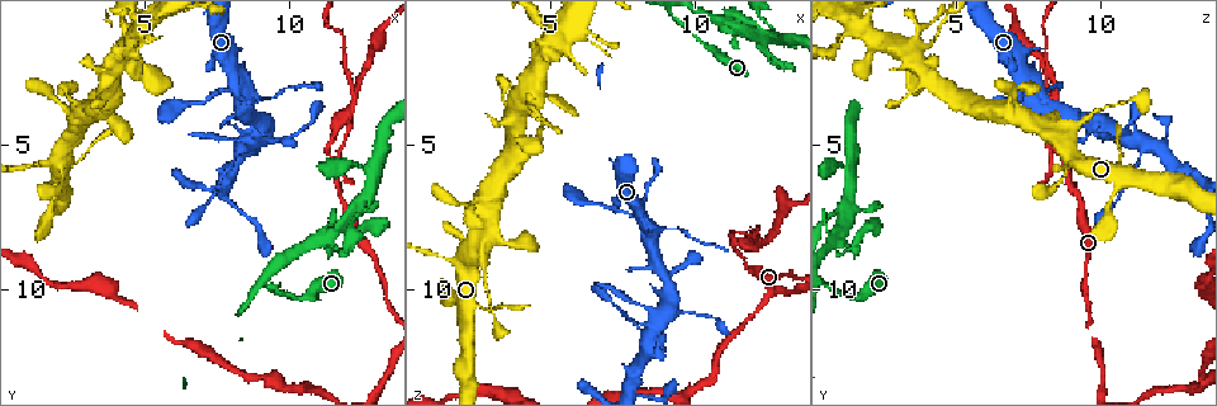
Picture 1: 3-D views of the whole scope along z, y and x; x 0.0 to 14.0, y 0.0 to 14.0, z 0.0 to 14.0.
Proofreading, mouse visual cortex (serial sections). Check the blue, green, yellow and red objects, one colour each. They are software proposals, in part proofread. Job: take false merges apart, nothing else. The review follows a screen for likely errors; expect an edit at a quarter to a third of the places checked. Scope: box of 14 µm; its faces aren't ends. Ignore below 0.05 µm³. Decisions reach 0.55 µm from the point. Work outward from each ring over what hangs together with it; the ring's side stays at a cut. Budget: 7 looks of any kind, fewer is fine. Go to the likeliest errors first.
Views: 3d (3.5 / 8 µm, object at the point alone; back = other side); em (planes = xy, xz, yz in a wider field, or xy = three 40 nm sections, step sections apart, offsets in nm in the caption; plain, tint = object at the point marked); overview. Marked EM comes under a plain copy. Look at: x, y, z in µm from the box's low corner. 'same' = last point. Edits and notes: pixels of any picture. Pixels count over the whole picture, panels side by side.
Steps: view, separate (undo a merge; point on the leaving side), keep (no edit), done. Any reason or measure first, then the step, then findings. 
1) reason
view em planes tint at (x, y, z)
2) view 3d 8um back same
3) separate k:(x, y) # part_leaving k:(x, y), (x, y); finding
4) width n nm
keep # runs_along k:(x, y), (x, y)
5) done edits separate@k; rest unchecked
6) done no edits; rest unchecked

view 3d 3.5um at (12.1, 3.8, 8.5)

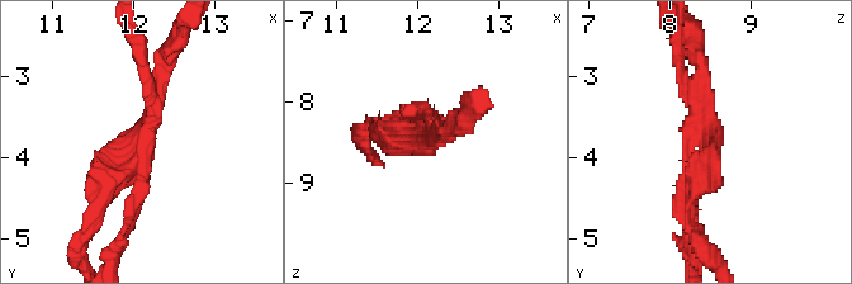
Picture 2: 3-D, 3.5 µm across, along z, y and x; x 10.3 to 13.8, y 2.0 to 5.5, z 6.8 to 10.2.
arms 4; arm_widths 150, 200, 200, 250 nm
view em xy step 3 tint at (12.10, 3.75, 8.55)

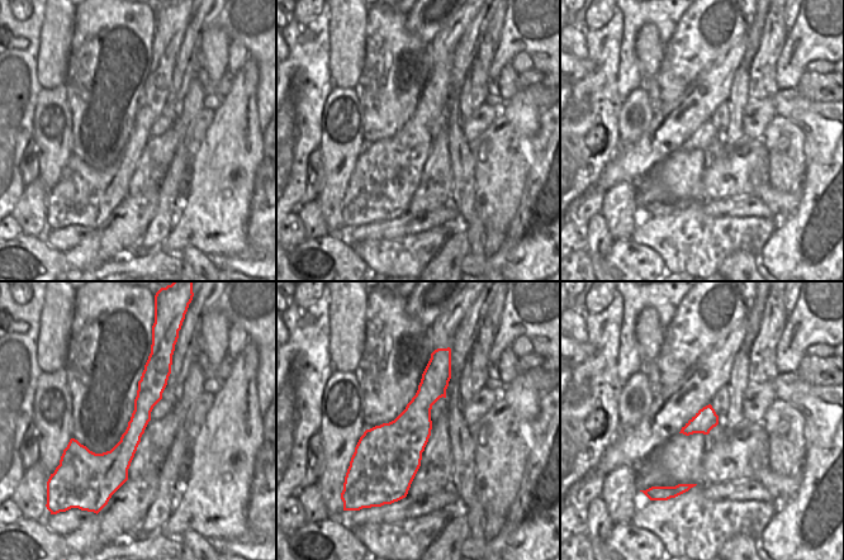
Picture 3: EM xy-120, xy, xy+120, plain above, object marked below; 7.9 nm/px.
width 400 nm
separate 2:(140, 39) # part_leaving 2:(147, 135), (132, 221), (119, 247); a second cell is stuck on

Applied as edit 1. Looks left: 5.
see it whole again
view overview

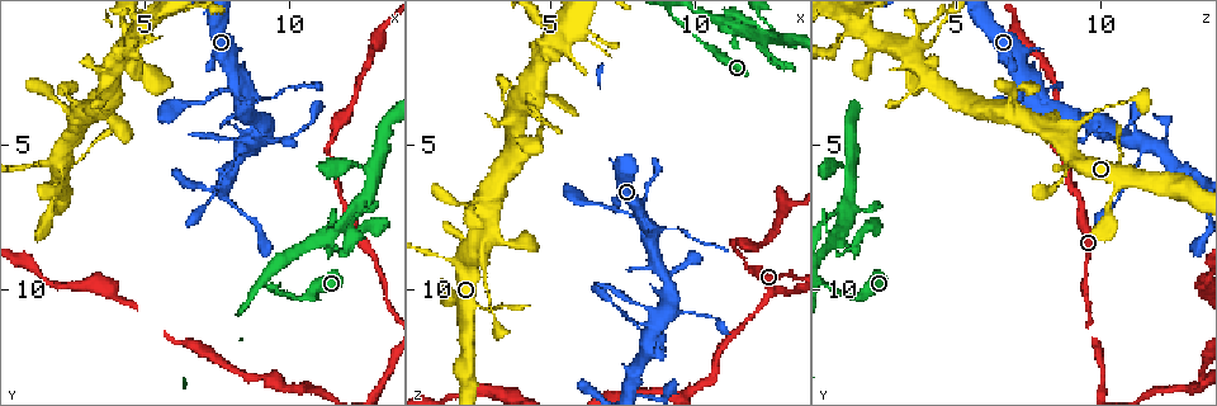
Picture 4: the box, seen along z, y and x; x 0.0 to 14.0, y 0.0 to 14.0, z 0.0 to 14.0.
arms run side by side
view 3d 3.5um at (12.6, 6.9, 1.2)

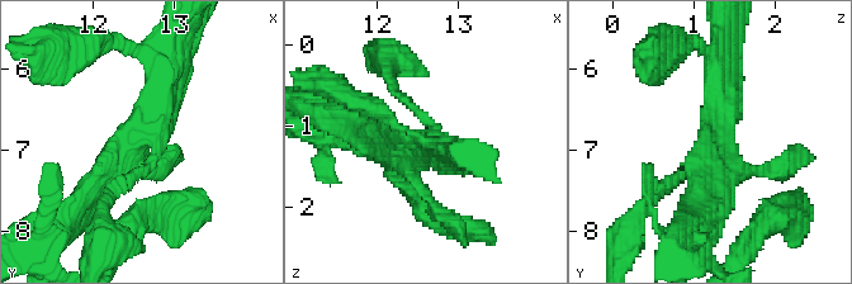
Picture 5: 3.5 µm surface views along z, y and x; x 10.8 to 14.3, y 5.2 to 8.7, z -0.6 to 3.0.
arms 3; arm_widths 100, 300, 350 nm; now the EM
view em xy step 5 tint at (12.65, 6.85, 1.30)

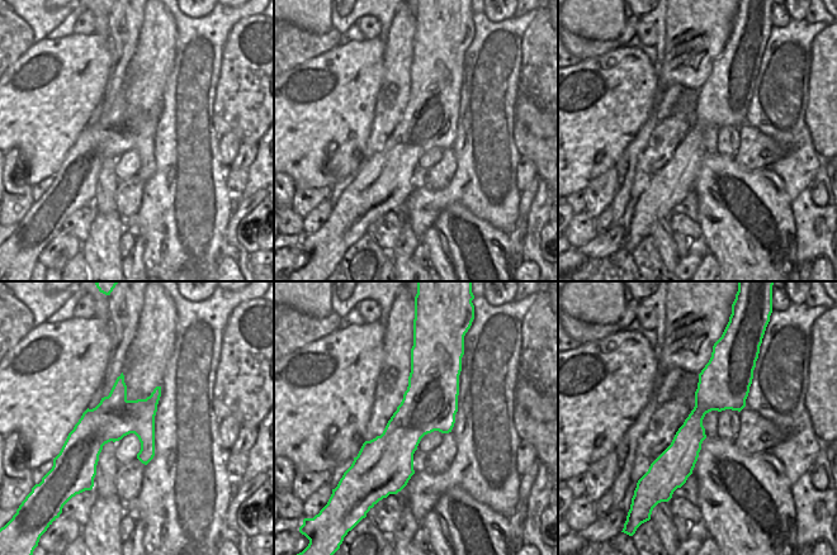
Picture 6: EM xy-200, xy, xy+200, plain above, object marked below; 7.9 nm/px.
keep # runs_along 5:(86, 195), (157, 121), (169, 55); one cell here

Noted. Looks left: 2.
thick turns thin
view 3d 3.5um at (6.1, 3.7, 6.9)

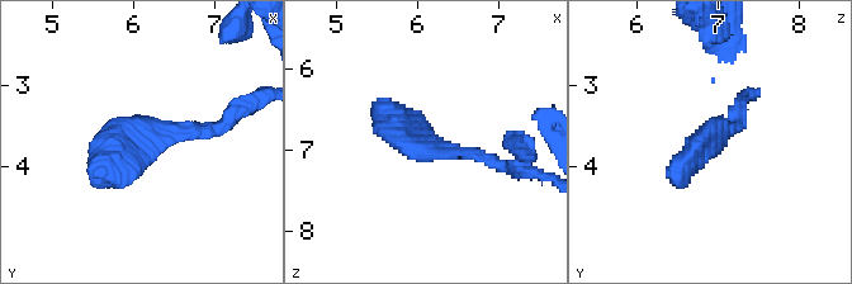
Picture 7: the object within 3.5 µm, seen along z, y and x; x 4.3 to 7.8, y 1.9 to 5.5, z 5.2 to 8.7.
need the tissue
view em xy step 3 tint at (6.15, 3.70, 6.90)

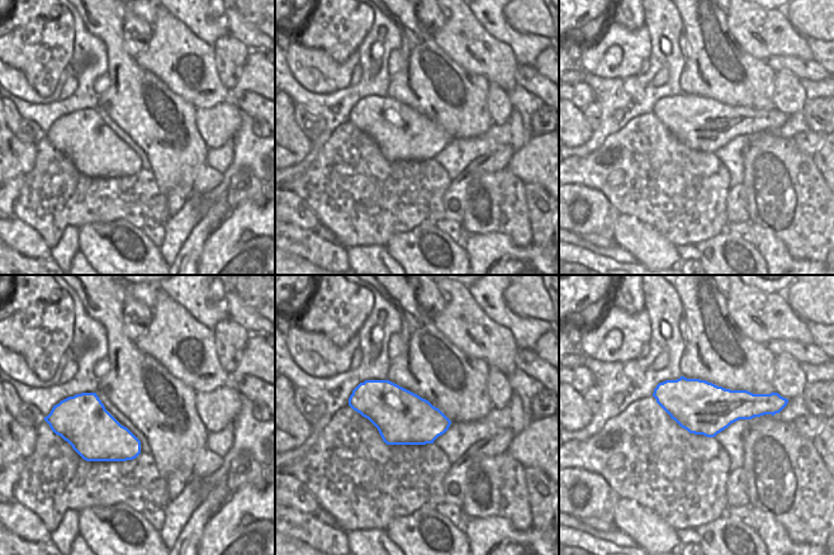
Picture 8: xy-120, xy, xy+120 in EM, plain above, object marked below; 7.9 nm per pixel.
keep # runs_along 7:(505, 167), (431, 148), (377, 99); continuous, no second cell

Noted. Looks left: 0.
done edits separate@2; rest unchecked

